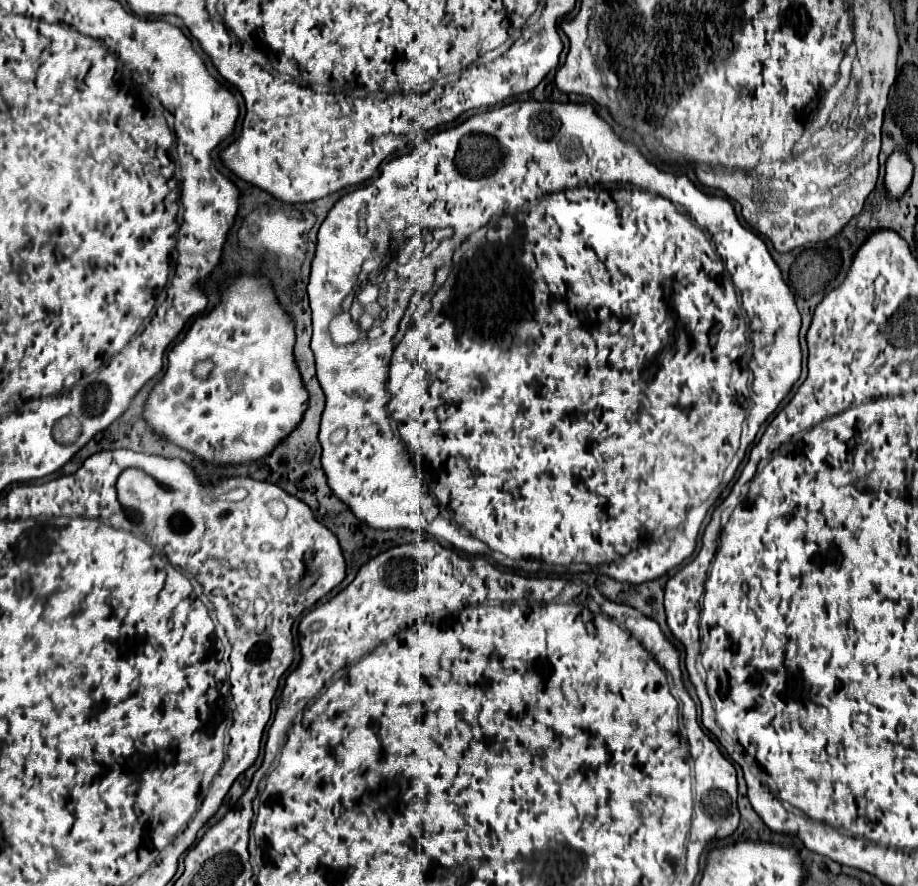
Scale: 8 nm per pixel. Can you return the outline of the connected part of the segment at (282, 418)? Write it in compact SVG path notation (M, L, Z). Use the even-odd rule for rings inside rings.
M245 274L245 276L241 276L241 278L233 280L233 282L229 282L227 288L223 290L221 304L219 304L213 312L209 312L207 316L199 316L199 318L193 322L193 326L189 328L189 332L185 334L185 338L169 352L169 368L167 368L163 380L157 382L157 386L153 388L153 394L151 394L149 400L147 400L147 408L145 408L145 420L147 420L147 424L149 424L155 432L159 432L161 436L165 436L167 440L175 442L177 446L181 446L181 448L185 448L185 450L197 454L197 456L203 458L203 460L213 462L213 464L241 464L241 462L249 462L249 460L263 458L265 454L269 454L269 452L299 424L299 420L301 420L301 416L303 416L303 410L307 408L305 402L307 402L309 396L307 396L307 392L305 392L305 388L303 388L303 384L301 384L301 376L299 376L299 372L297 372L297 368L295 368L295 362L293 362L293 344L295 344L293 324L291 324L291 320L287 318L287 314L283 312L283 308L277 304L277 298L275 298L275 294L271 292L271 286L267 284L267 280L255 278L255 276L247 276L247 274ZM231 372L237 372L239 378L243 380L243 390L241 390L241 392L231 392L231 390L227 388L227 376L229 376Z

